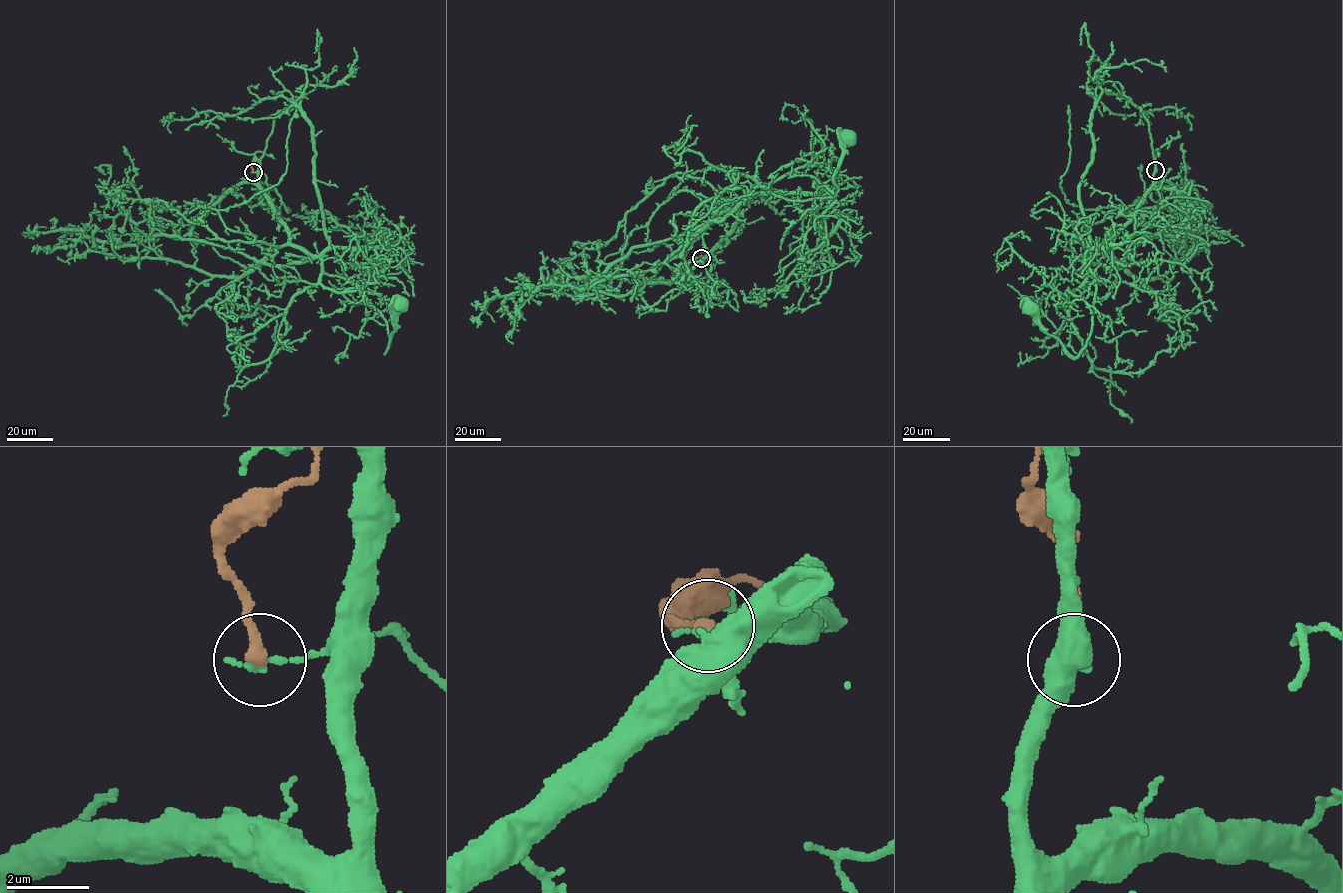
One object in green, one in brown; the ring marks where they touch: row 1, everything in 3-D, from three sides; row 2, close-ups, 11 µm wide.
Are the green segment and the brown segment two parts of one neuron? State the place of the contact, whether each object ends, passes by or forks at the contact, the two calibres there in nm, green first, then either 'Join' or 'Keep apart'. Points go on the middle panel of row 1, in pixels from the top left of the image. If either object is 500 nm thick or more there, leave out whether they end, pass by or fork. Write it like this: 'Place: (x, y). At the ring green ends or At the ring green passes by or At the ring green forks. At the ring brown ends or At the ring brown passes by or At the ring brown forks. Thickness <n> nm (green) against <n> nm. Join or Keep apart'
Place: (701, 258). At the ring green ends. At the ring brown ends. Thickness 170 nm (green) against 300 nm. Keep apart

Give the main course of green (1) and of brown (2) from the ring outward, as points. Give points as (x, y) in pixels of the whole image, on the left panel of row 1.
1: (253, 172), (290, 241), (316, 255), (323, 271), (348, 280), (379, 312), (390, 341), (386, 353), (402, 305)
2: (253, 172), (251, 166), (255, 159)

